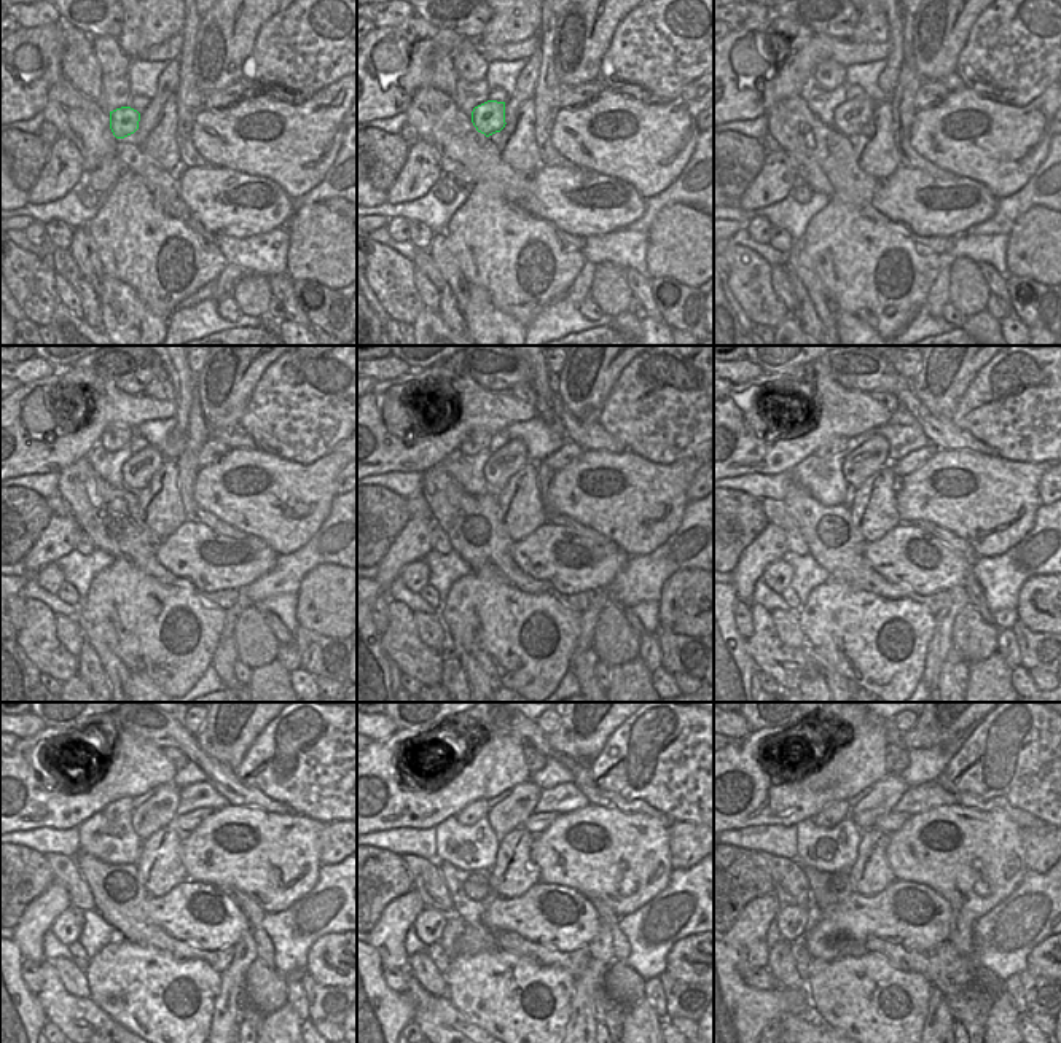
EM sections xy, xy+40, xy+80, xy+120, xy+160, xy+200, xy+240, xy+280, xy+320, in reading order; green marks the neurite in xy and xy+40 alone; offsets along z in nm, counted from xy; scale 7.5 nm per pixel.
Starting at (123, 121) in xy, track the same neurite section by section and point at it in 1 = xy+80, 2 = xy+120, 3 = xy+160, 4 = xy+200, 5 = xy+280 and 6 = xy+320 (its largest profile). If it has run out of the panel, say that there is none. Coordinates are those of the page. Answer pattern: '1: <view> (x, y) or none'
1: xy+80 (849, 118)
2: xy+120 (137, 472)
3: xy+160 (504, 464)
4: xy+200 (867, 459)
5: xy+280 (512, 812)
6: xy+320 (886, 793)

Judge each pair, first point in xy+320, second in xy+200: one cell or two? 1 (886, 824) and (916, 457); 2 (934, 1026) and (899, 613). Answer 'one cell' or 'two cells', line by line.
1: one cell
2: two cells

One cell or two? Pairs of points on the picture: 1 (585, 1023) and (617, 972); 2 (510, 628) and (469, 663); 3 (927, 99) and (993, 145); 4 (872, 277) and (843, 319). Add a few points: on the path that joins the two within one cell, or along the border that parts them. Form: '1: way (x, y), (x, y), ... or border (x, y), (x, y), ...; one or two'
1: border (612, 959), (601, 984); two
2: border (450, 640), (469, 653), (496, 683); two
3: border (950, 93), (916, 112); two
4: border (841, 309), (873, 328); two

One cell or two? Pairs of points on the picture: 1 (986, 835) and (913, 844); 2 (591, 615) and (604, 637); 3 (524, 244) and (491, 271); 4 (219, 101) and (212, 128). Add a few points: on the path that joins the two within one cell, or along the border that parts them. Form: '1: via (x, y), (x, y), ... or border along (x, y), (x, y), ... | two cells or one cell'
1: via (969, 852), (937, 852), (931, 849) | one cell
2: border along (609, 602), (595, 626), (591, 647) | two cells
3: via (516, 252), (508, 253), (499, 263) | one cell
4: border along (242, 97), (219, 110), (204, 109) | two cells

